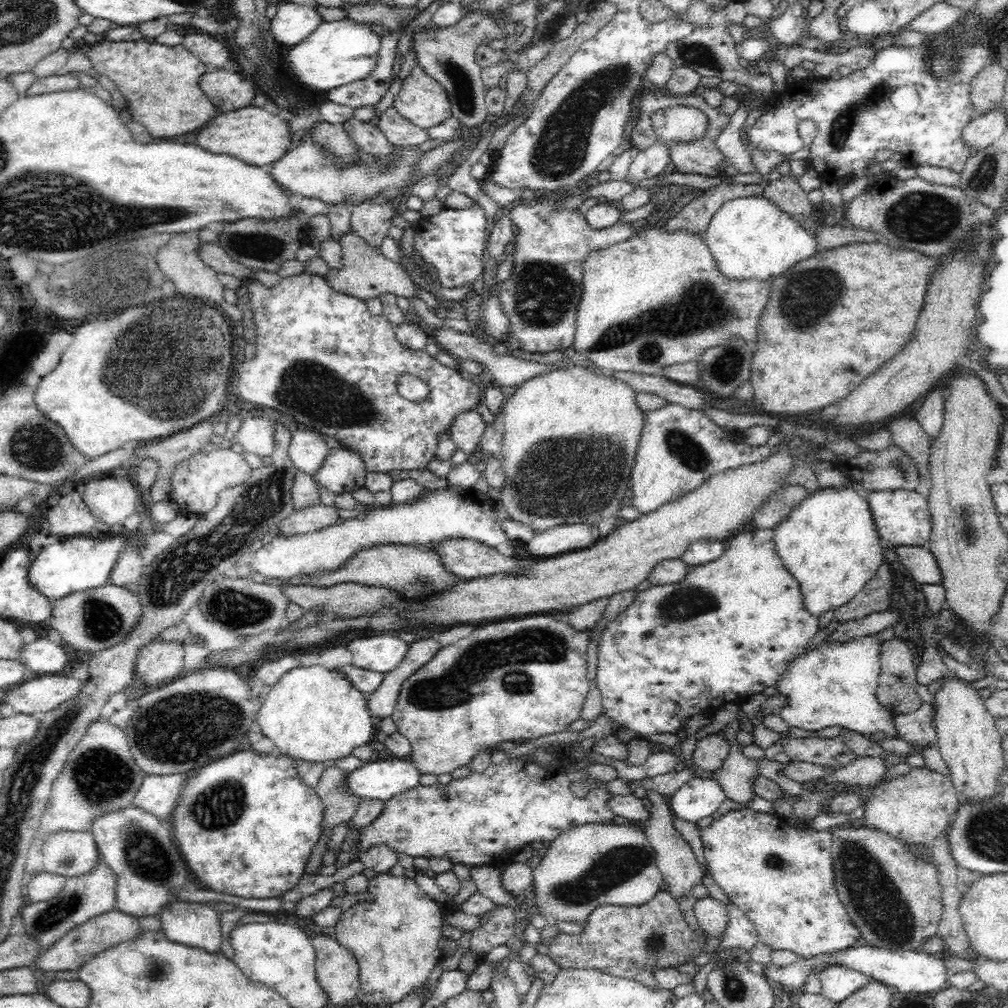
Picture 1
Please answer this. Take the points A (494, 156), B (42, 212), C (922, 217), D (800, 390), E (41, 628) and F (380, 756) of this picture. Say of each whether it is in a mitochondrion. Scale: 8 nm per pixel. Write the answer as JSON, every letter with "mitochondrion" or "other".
{"A":"other","B":"mitochondrion","C":"mitochondrion","D":"other","E":"other","F":"other"}

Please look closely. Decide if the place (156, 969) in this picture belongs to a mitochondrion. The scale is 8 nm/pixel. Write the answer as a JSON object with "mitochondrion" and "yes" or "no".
{"mitochondrion":"yes"}

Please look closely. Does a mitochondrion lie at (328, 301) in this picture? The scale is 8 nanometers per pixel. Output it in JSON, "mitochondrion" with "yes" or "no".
{"mitochondrion":"no"}

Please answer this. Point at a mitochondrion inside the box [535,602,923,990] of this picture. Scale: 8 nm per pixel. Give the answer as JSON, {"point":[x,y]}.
{"point":[874,895]}

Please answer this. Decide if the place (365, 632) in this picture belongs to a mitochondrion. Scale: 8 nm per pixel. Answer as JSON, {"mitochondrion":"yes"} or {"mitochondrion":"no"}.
{"mitochondrion":"no"}

